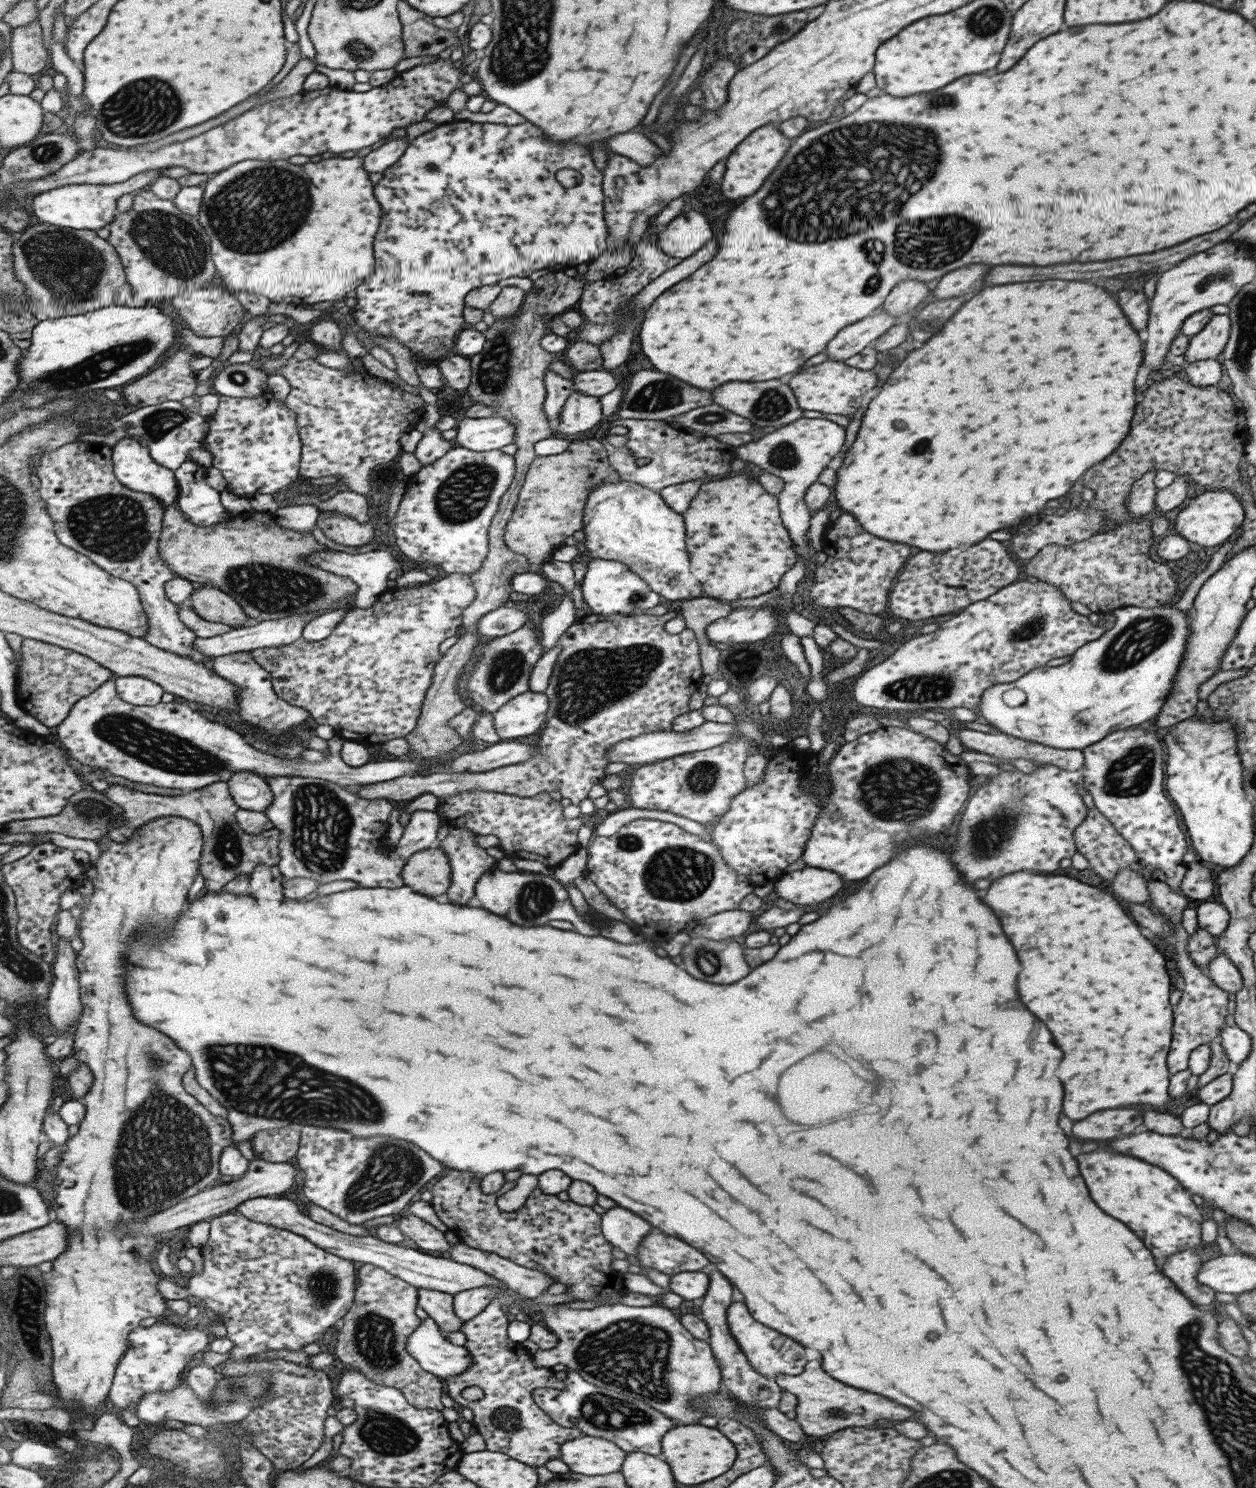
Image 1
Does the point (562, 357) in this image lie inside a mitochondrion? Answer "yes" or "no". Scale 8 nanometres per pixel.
no

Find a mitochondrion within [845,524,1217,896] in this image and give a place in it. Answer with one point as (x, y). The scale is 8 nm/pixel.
(899, 797)

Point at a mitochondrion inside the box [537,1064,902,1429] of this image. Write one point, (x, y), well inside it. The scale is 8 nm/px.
(631, 1355)

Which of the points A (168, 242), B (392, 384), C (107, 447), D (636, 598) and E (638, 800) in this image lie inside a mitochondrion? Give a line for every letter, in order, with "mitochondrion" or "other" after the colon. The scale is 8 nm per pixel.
A: mitochondrion
B: other
C: other
D: mitochondrion
E: other

